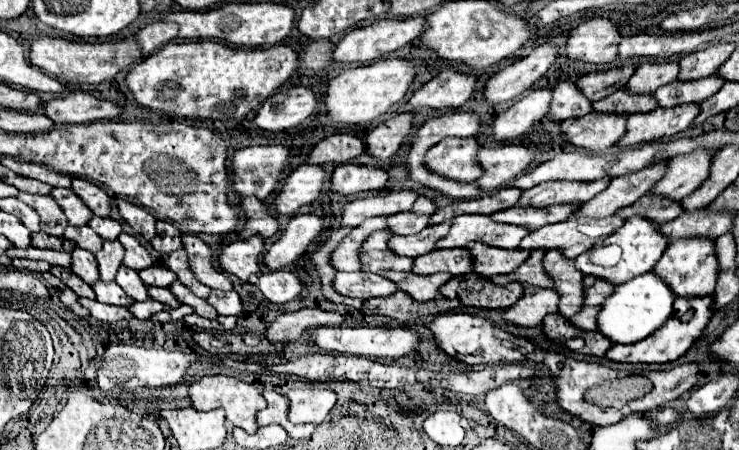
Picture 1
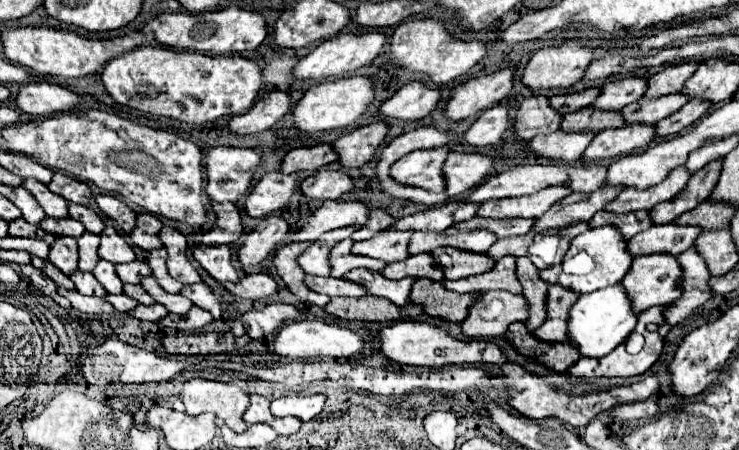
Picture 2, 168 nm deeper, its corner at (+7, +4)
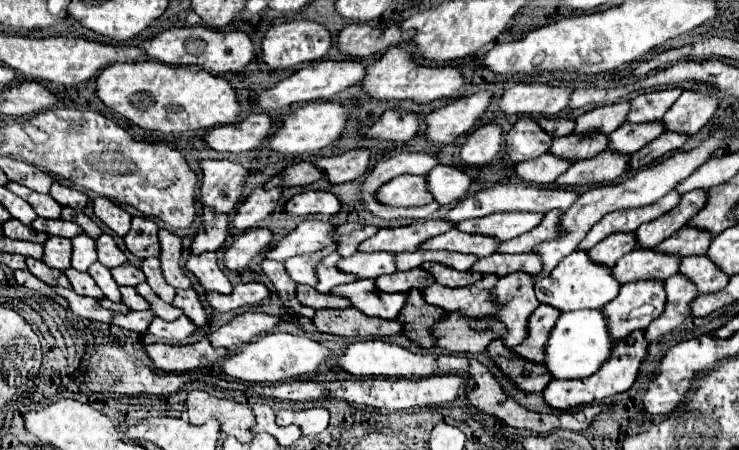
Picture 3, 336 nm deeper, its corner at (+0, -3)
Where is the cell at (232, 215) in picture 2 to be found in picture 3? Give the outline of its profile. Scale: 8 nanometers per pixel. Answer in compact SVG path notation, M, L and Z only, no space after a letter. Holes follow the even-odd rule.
M203 206L203 228L197 230L191 242L191 252L193 254L217 252L227 240L227 226L229 226L227 214L215 214L207 206Z

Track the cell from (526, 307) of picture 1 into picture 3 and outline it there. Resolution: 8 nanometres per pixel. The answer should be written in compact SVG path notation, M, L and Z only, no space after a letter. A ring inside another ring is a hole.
M457 312L447 314L433 326L433 336L437 340L435 344L451 354L477 354L483 352L491 340L505 334L503 324L499 322L493 322L489 332L473 332L469 328L469 320L471 318L459 316Z

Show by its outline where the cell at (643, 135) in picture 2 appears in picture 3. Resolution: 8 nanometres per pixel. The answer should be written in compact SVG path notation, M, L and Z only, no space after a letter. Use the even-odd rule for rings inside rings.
M605 150L591 160L581 160L577 164L571 164L569 170L555 180L555 184L561 188L613 184L623 174L627 174L627 162L629 162L629 156L621 156L621 154Z

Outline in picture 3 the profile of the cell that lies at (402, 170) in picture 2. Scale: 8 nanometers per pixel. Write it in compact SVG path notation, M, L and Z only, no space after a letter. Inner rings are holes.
M403 174L393 178L389 184L383 184L377 190L377 200L385 206L423 206L433 202L431 192L427 190L425 176L411 176Z

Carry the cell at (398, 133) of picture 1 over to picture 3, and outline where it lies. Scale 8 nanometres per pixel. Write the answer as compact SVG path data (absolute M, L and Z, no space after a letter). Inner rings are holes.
M351 150L341 156L331 158L319 158L315 166L327 176L329 184L343 184L359 180L367 174L369 164L369 152L367 150Z

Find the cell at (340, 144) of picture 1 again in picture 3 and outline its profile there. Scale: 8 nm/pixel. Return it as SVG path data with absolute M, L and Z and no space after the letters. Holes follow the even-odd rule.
M297 162L289 168L285 168L281 174L273 176L269 182L263 184L263 188L293 188L293 186L309 186L317 182L323 176L321 170L317 170L311 162Z

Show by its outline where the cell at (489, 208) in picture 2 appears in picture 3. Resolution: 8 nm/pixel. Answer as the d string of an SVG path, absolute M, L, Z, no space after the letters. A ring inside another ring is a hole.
M503 212L503 214L489 214L481 220L463 220L455 224L455 228L467 234L481 234L497 240L511 240L515 236L521 236L523 232L533 230L541 222L541 218L543 214L537 214L537 212Z

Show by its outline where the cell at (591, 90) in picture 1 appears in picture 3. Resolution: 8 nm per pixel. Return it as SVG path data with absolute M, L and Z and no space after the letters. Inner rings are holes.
M541 116L537 120L537 124L545 132L549 132L549 136L557 138L557 136L569 136L573 132L573 124L575 122L573 120L563 120L563 118L545 118L545 116Z

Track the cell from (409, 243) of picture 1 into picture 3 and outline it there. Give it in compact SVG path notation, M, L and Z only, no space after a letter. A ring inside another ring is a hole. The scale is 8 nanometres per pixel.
M355 252L349 258L341 258L337 262L337 268L341 268L341 272L353 274L361 280L365 278L379 278L383 274L393 274L395 272L395 260L391 252L371 252L371 254L363 254L363 252Z

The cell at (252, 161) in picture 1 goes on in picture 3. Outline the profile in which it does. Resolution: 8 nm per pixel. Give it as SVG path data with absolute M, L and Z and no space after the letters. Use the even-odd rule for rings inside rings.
M203 160L199 162L199 168L203 174L197 196L199 202L213 212L233 214L241 200L243 182L249 176L249 170L229 160Z

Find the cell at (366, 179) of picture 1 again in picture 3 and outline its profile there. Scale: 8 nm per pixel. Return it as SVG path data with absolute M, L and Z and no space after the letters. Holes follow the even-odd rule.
M301 192L287 200L285 212L295 216L307 216L307 214L337 214L341 208L339 200L331 192Z

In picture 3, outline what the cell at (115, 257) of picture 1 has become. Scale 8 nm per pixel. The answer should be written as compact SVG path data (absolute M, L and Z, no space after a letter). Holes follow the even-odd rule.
M81 234L81 236L75 236L71 240L73 244L73 252L71 252L71 266L75 270L81 270L81 272L87 272L89 266L93 262L97 262L97 252L95 252L95 240L89 238L87 234Z

